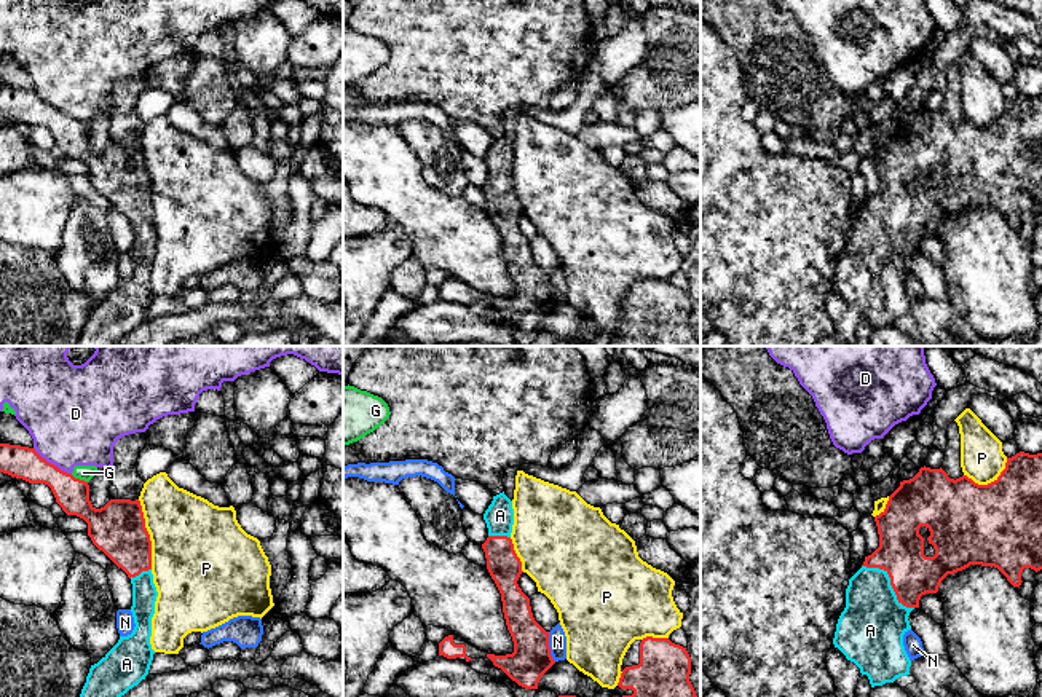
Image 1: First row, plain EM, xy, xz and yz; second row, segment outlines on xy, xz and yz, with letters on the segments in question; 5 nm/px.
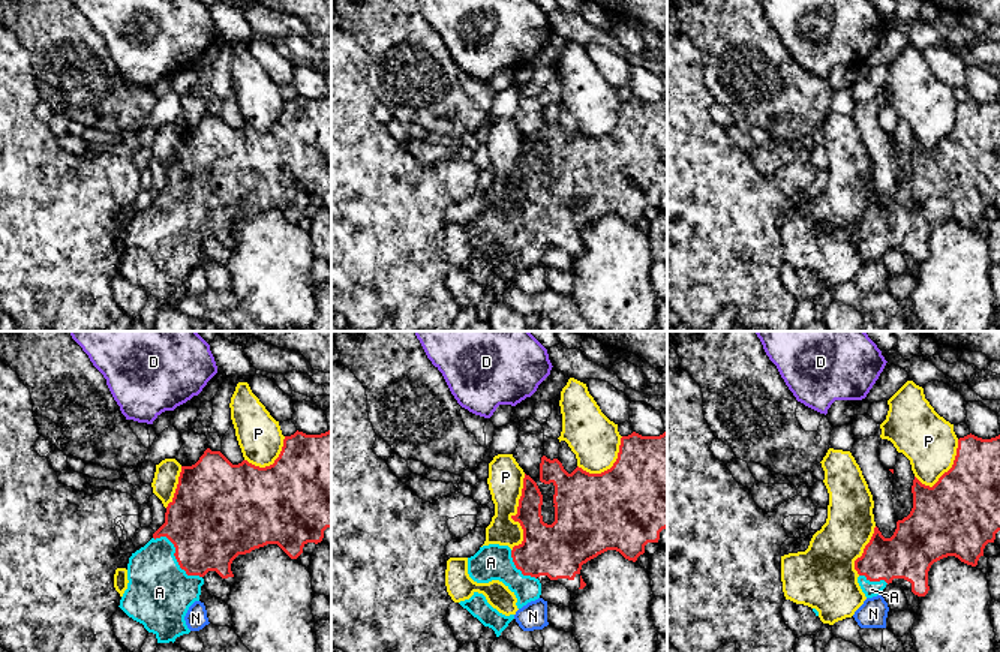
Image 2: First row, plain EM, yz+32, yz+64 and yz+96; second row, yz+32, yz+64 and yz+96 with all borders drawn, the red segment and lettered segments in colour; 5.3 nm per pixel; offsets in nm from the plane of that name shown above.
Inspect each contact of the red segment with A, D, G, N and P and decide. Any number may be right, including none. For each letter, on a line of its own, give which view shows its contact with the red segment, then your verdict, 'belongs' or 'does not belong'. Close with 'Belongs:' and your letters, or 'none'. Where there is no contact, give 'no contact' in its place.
A: contact in yz; belongs
D: contact in xy; does not belong
G: contact in xy; does not belong
N: contact in xz; does not belong
P: contact in xy; does not belong
Belongs: A

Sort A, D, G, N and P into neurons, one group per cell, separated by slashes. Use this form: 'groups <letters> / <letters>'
groups A / D G / N / P

